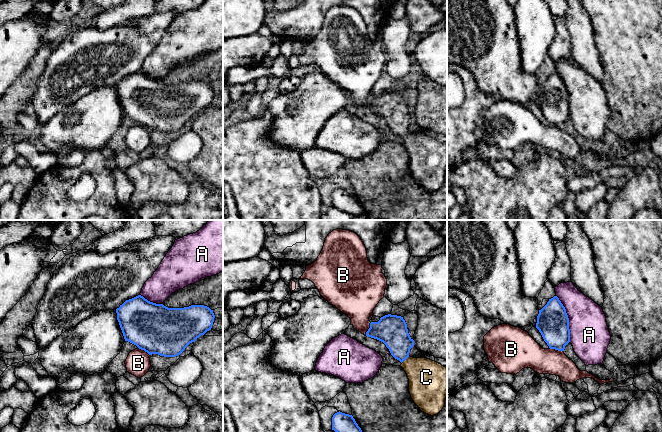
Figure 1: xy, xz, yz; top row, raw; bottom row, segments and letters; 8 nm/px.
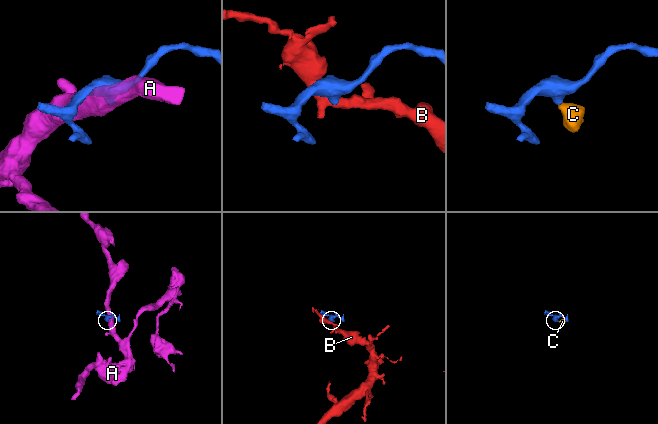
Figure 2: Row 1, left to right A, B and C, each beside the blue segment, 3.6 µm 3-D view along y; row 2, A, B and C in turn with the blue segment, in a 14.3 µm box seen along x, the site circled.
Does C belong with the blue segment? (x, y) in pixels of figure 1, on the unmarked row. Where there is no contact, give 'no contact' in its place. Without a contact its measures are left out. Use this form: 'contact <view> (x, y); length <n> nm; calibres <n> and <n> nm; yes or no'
contact xz (405, 135); length 90 nm; calibres 240 and 320 nm; yes

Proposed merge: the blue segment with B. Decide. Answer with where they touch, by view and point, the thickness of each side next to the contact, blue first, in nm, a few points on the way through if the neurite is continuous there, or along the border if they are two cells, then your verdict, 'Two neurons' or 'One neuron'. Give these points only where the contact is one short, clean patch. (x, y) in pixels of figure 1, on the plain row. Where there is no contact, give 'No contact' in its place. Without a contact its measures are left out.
Touches blue at xz (368, 105). Thickness 240 nm (blue) against 280 nm. Boundary: xz (371, 98), (365, 111). Two neurons

